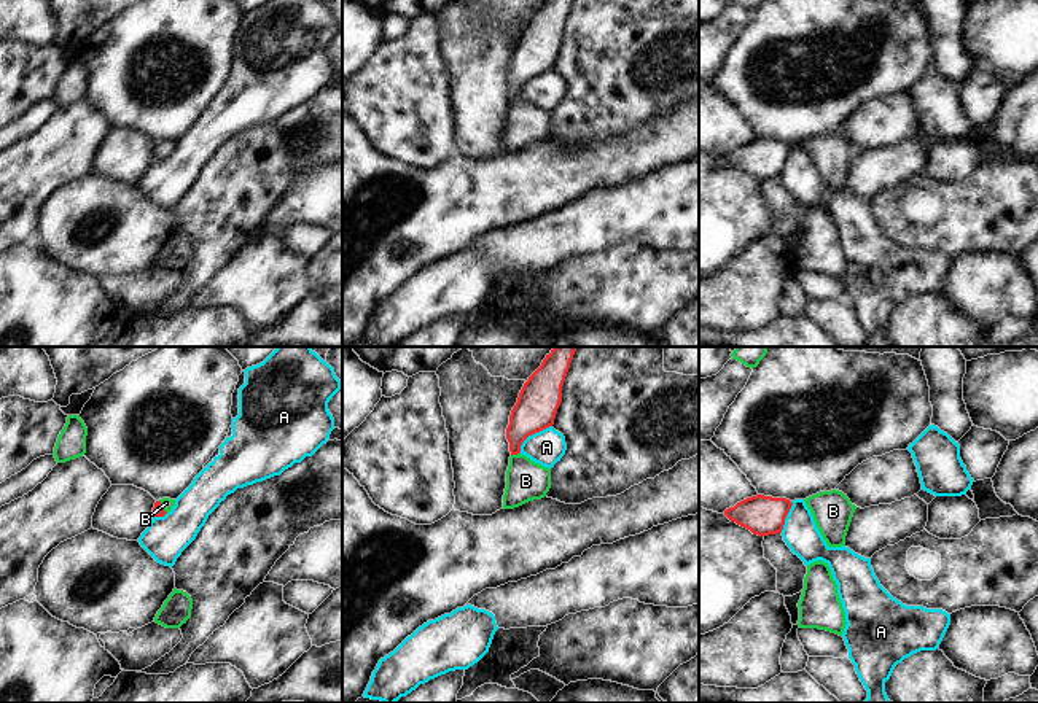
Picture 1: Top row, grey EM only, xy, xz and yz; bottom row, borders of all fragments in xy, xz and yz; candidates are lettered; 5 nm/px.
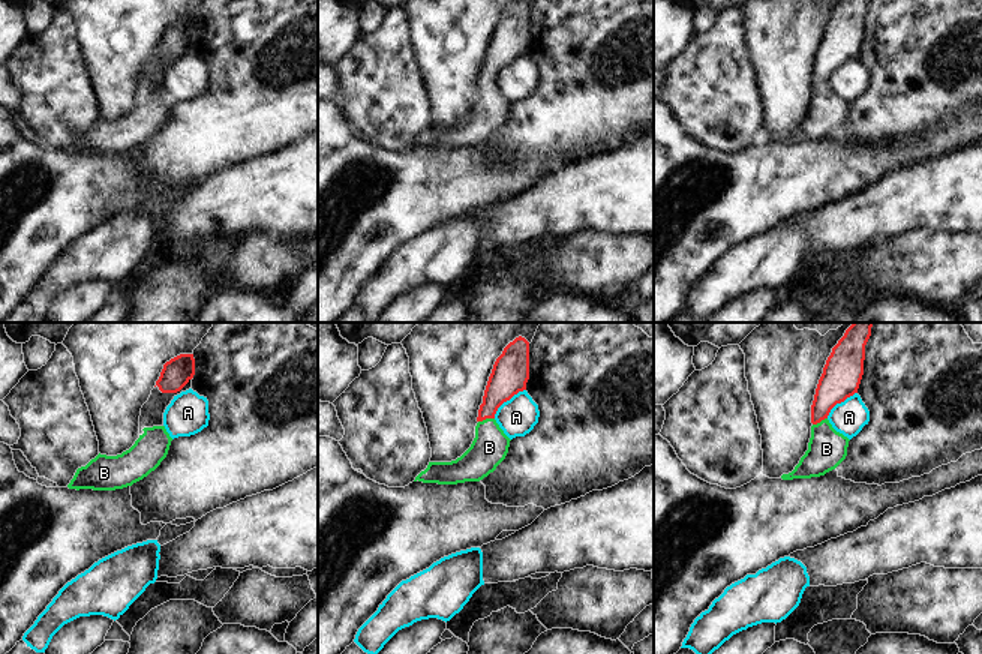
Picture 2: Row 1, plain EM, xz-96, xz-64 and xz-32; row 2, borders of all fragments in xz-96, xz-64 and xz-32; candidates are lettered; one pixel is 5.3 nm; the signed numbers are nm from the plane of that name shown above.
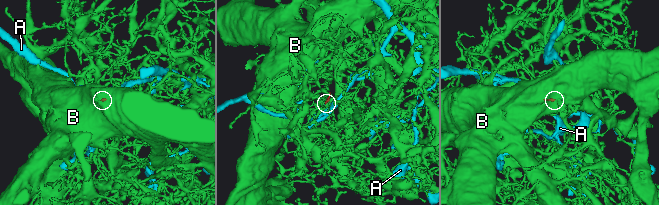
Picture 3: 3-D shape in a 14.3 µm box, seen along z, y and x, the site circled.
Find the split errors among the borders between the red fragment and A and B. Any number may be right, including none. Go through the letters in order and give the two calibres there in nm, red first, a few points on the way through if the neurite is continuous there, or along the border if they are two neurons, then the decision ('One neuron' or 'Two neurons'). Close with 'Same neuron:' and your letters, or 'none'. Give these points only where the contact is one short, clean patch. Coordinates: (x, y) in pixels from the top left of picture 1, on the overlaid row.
A: Thickness 200 nm (red) against 180 nm. Boundary: xz (551, 425), (532, 433), (522, 442), (519, 452). Two neurons
B: Thickness 60 nm (red) against 60 nm. Path across: xy (158, 511), (161, 506), (166, 503). One neuron
Same neuron: B

